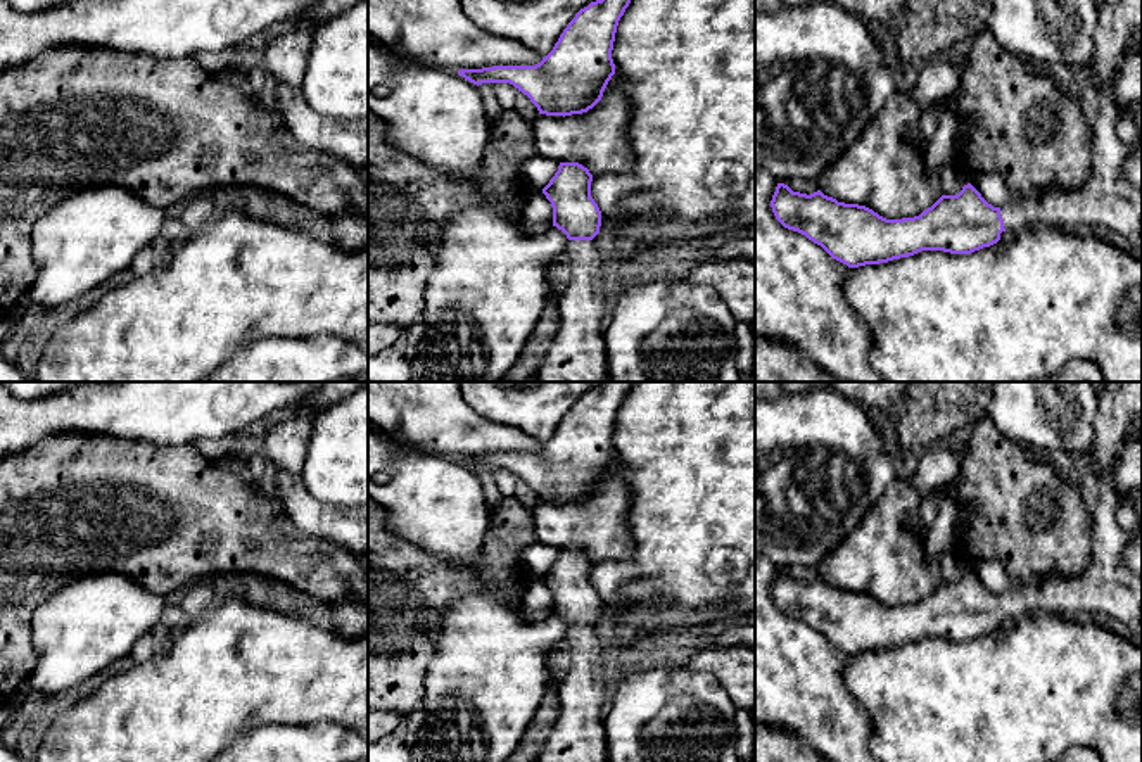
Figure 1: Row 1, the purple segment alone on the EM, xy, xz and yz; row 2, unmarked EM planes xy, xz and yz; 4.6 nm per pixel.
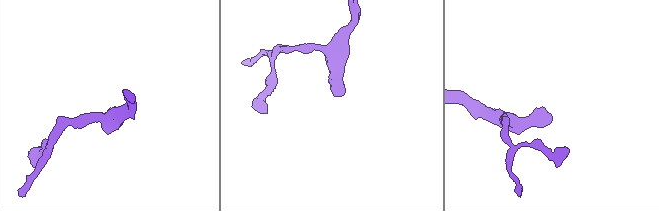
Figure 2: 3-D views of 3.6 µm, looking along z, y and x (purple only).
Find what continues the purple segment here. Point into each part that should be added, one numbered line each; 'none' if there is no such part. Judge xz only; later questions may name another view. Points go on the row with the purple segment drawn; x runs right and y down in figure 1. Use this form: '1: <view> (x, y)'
1: xz (577, 351)

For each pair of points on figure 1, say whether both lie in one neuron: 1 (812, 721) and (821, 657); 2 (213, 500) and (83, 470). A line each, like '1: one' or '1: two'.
1: one
2: one

